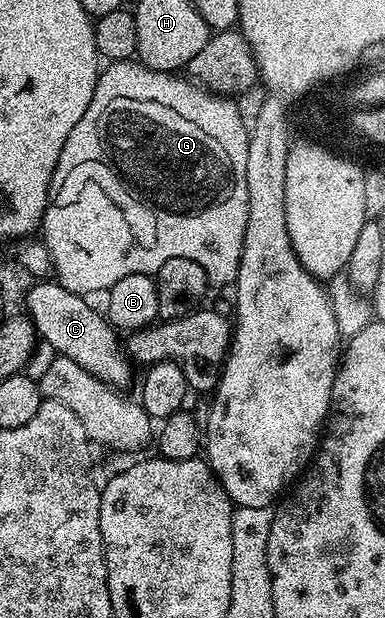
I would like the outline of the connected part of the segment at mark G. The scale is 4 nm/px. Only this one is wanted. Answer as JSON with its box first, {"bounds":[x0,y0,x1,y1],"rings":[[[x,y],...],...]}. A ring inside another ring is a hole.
{"bounds":[41,61,249,297],"rings":[[[111,61],[100,70],[99,80],[93,89],[93,101],[89,101],[89,109],[85,109],[85,117],[81,117],[81,121],[77,121],[77,125],[73,125],[73,133],[69,133],[69,137],[65,141],[65,149],[61,149],[61,157],[57,161],[57,169],[51,178],[51,193],[47,204],[47,212],[43,214],[43,225],[41,228],[42,242],[46,243],[49,253],[51,254],[51,265],[53,268],[54,278],[64,287],[73,293],[84,297],[91,297],[94,291],[106,293],[113,285],[117,285],[117,281],[121,281],[121,277],[133,277],[134,275],[154,276],[161,269],[161,265],[165,265],[165,261],[173,261],[173,257],[185,257],[189,261],[197,261],[197,265],[201,265],[201,269],[205,269],[207,274],[207,282],[212,288],[223,287],[234,284],[237,273],[239,272],[239,262],[241,261],[241,253],[243,252],[243,242],[245,241],[245,225],[249,221],[249,189],[245,183],[245,173],[247,172],[247,158],[249,157],[249,127],[239,116],[239,111],[234,107],[230,98],[222,95],[216,95],[214,91],[207,90],[202,85],[196,85],[190,78],[182,77],[175,73],[165,71],[153,71],[150,67],[144,67],[138,61]]]}

